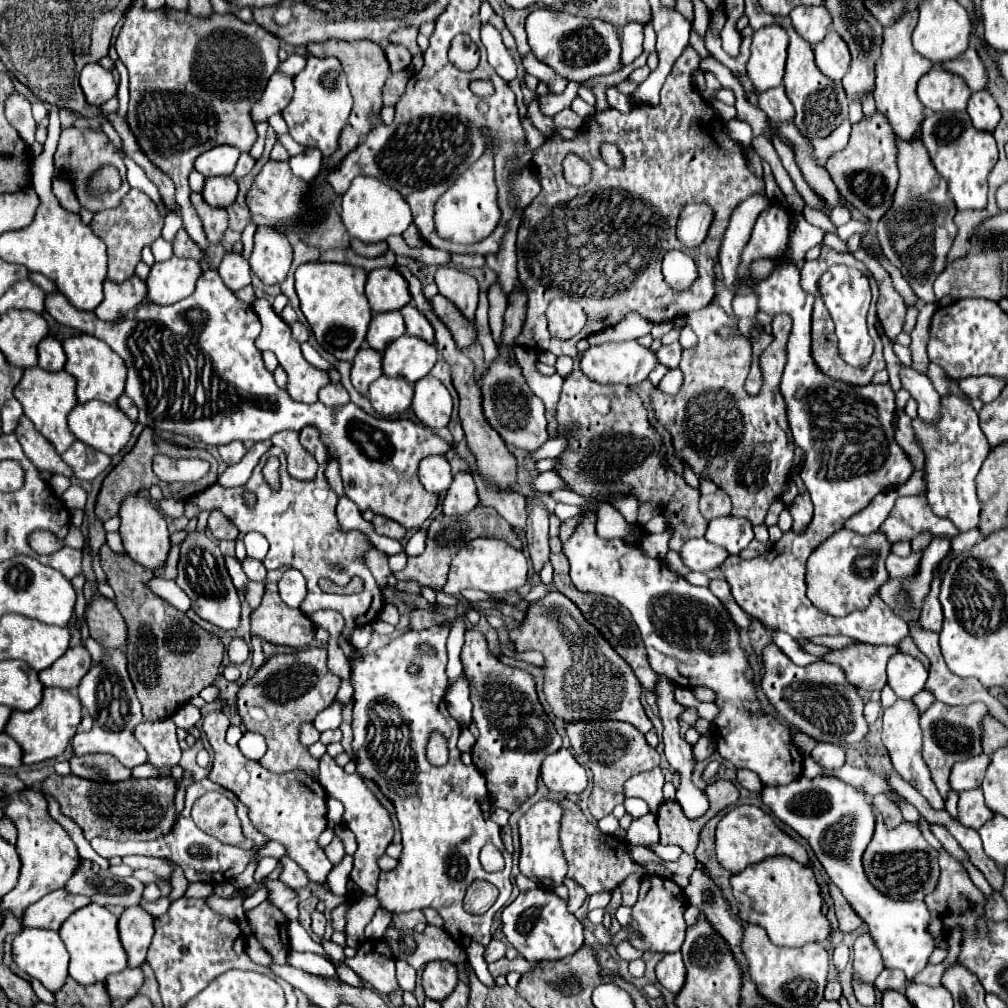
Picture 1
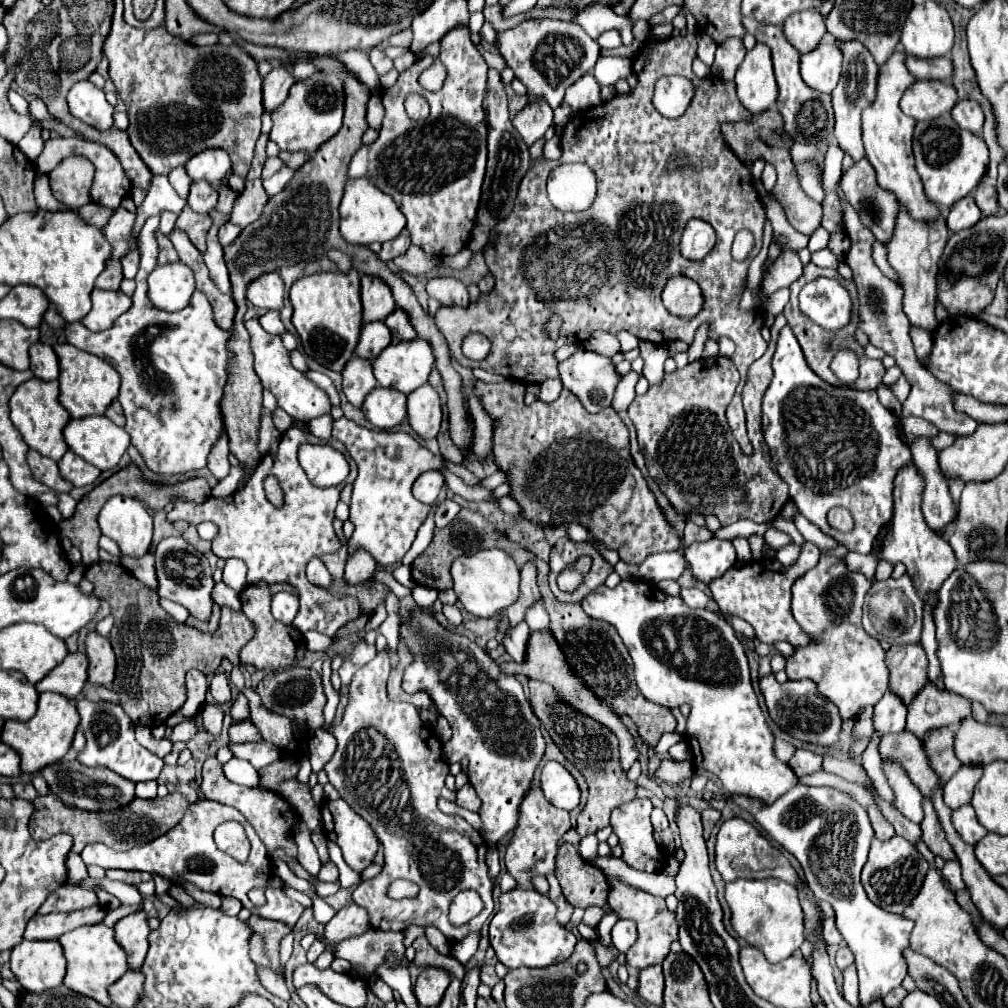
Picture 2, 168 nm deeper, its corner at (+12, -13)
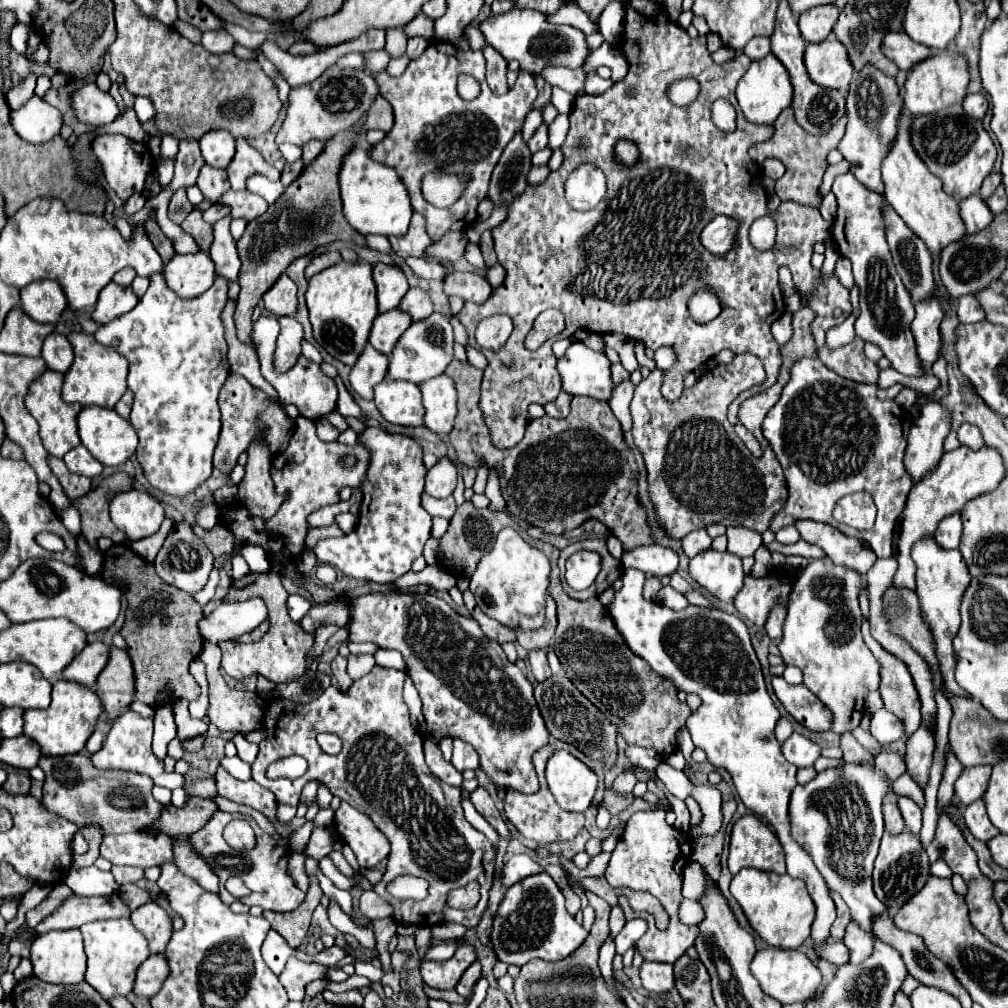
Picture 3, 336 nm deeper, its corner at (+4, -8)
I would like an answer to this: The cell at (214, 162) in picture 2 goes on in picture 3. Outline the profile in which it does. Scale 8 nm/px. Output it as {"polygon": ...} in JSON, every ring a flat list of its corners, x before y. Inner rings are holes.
{"polygon":[[211,131,199,141,199,147,205,163,217,169,227,169,235,155,235,141,227,131]]}

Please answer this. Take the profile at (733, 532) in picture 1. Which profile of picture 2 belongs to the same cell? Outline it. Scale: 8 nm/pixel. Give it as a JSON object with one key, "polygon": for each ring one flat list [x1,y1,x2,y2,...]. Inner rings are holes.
{"polygon":[[707,540,685,548,685,558,693,578,711,584,735,564,735,548,729,540]]}

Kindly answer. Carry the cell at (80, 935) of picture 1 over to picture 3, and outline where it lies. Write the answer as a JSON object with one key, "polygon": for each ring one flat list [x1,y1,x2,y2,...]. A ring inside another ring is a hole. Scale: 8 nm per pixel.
{"polygon":[[111,919,95,921,81,927,85,953,87,953,87,971,85,981,95,987,103,999,113,999,115,995,127,995,133,989,135,969,149,957,149,947,145,937,131,925,129,919]]}

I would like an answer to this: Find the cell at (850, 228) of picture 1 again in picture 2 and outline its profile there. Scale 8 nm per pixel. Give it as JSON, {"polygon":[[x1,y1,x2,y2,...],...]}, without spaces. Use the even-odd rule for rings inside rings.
{"polygon":[[829,248,815,252,811,262,813,262,813,264,817,264,817,266,823,266,823,268,833,268,833,270,837,270,837,268,839,268,839,258,837,258]]}

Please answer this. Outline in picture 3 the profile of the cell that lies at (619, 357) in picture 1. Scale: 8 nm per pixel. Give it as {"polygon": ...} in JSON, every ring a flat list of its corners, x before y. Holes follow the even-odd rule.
{"polygon":[[581,341,569,345,557,363,557,371,569,395,587,395,601,401,613,395,615,383,611,379,611,361,605,353,593,351]]}

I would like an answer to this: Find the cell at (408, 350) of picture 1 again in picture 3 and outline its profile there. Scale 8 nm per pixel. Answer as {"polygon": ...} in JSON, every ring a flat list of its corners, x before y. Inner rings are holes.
{"polygon":[[433,313,423,321,413,323,401,339,395,343,395,349,389,357,389,379,403,379,403,381,413,381,415,385,437,377,445,371,445,367,453,359,453,327,451,323,439,315]]}

